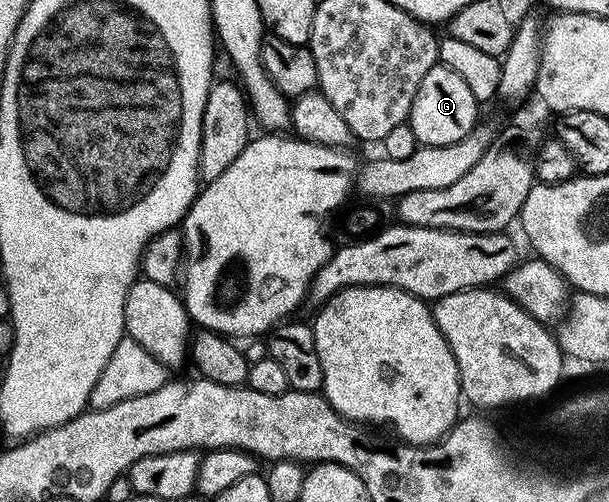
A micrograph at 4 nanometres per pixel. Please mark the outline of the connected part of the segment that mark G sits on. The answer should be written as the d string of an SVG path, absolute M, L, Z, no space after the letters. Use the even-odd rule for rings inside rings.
M439 62L427 70L423 82L419 82L419 94L415 94L407 123L414 131L418 145L447 146L451 142L462 140L479 123L477 108L479 102L475 94L471 94L467 82L463 82L455 70Z

